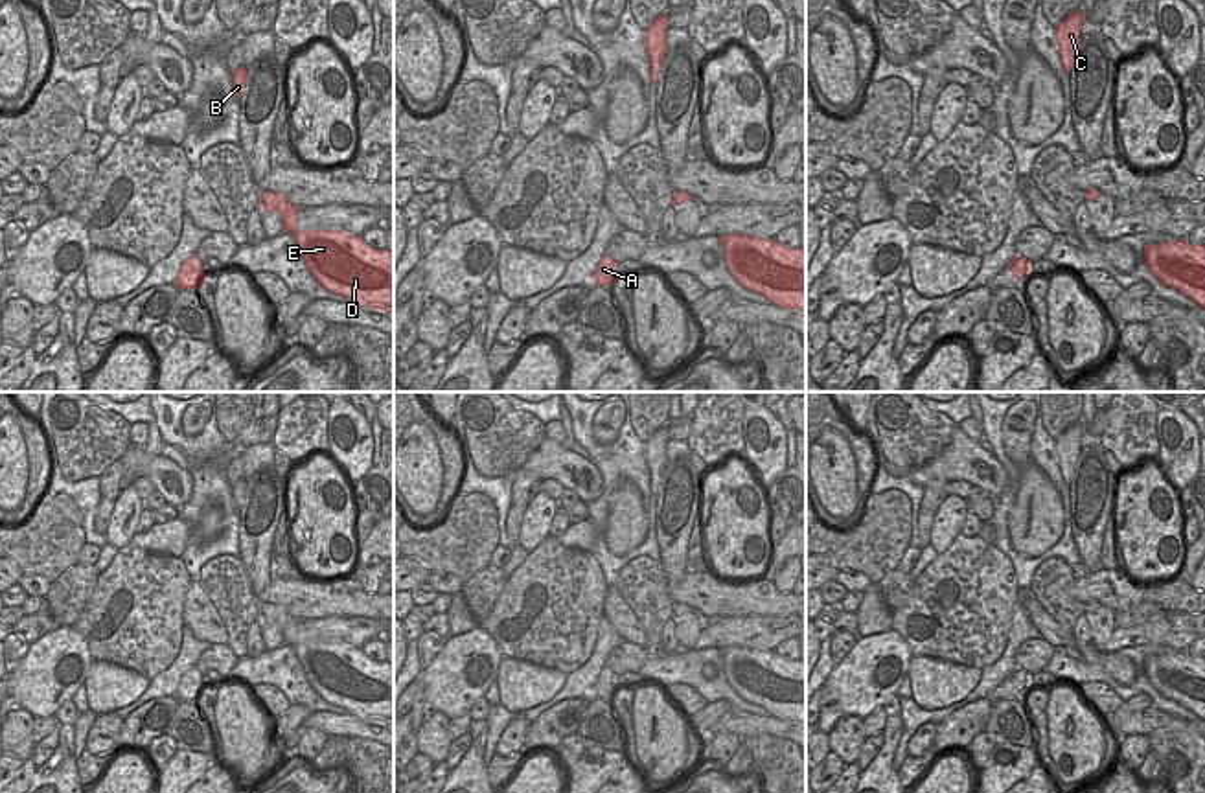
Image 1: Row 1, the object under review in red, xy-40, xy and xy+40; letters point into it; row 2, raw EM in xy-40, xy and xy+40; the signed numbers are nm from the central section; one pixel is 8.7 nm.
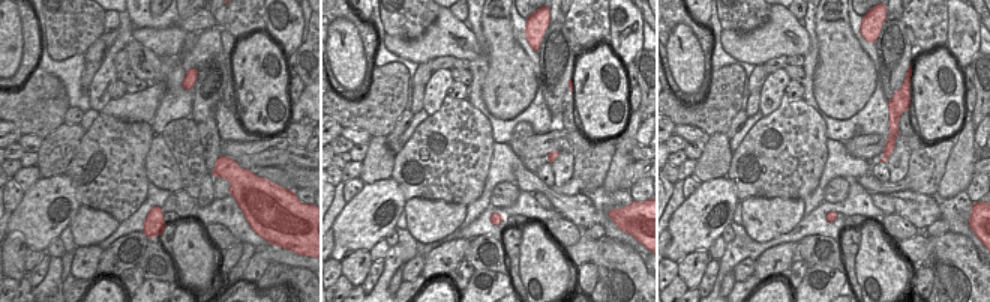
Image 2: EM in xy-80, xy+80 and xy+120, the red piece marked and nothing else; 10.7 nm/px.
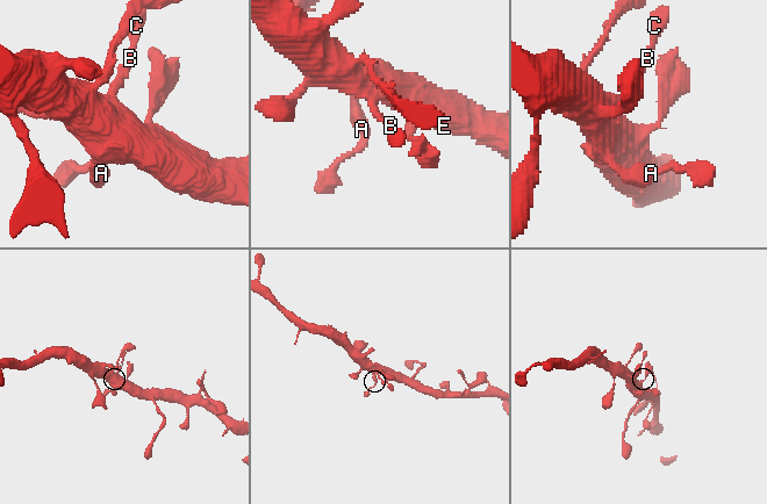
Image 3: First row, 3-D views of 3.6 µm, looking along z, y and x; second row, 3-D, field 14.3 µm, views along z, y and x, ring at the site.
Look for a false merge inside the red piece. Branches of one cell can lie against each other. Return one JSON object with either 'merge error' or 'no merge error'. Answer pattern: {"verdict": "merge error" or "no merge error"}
{"verdict": "no merge error"}

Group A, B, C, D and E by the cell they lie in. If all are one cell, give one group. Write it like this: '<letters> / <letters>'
A B C D E

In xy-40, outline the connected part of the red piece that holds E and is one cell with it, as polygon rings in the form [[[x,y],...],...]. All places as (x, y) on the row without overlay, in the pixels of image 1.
[[[261,603],[261,624],[274,624],[294,649],[305,679],[329,705],[350,716],[394,725],[394,662],[368,659],[361,648],[339,642],[298,642],[302,620],[281,605]]]

